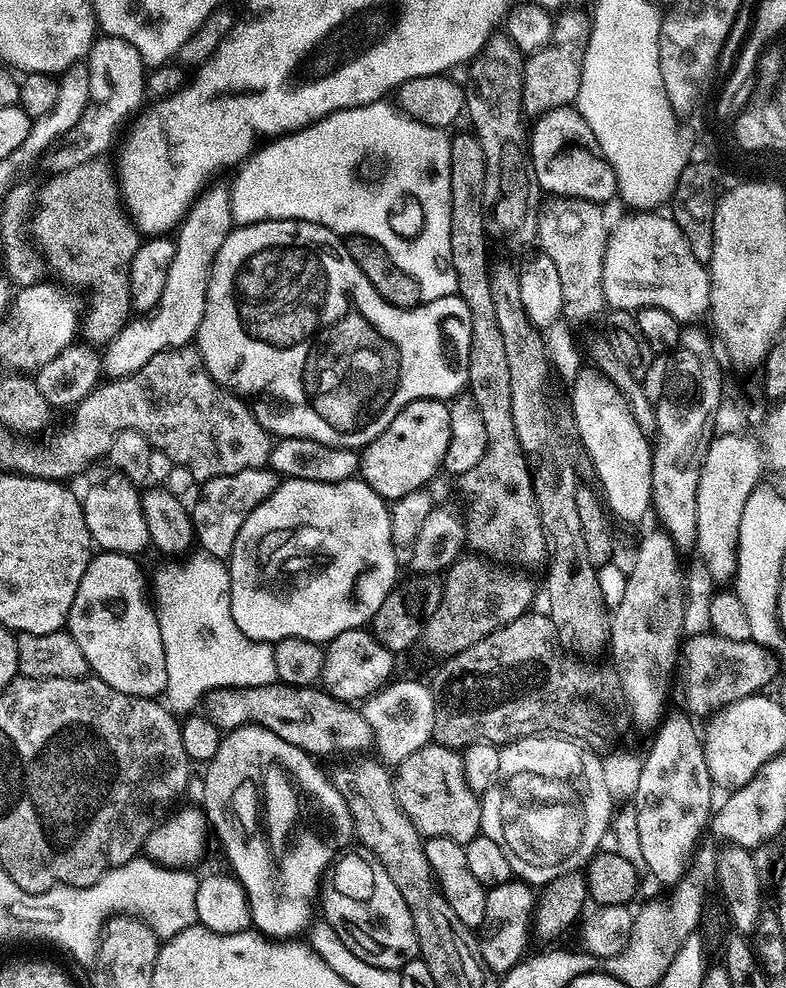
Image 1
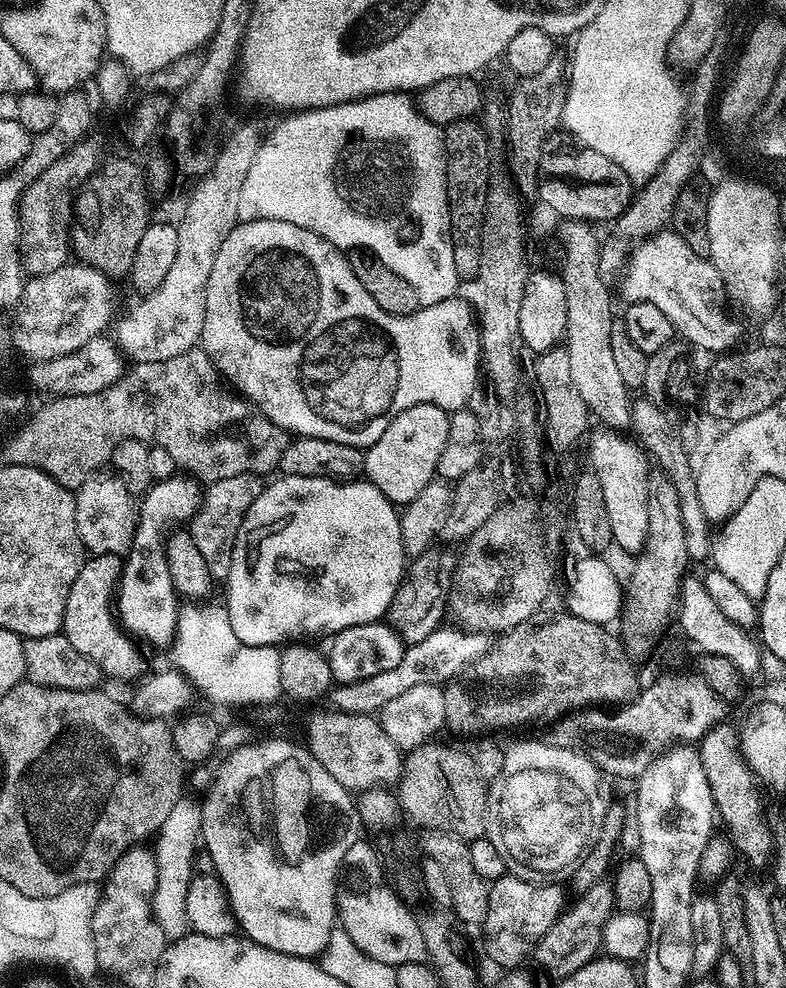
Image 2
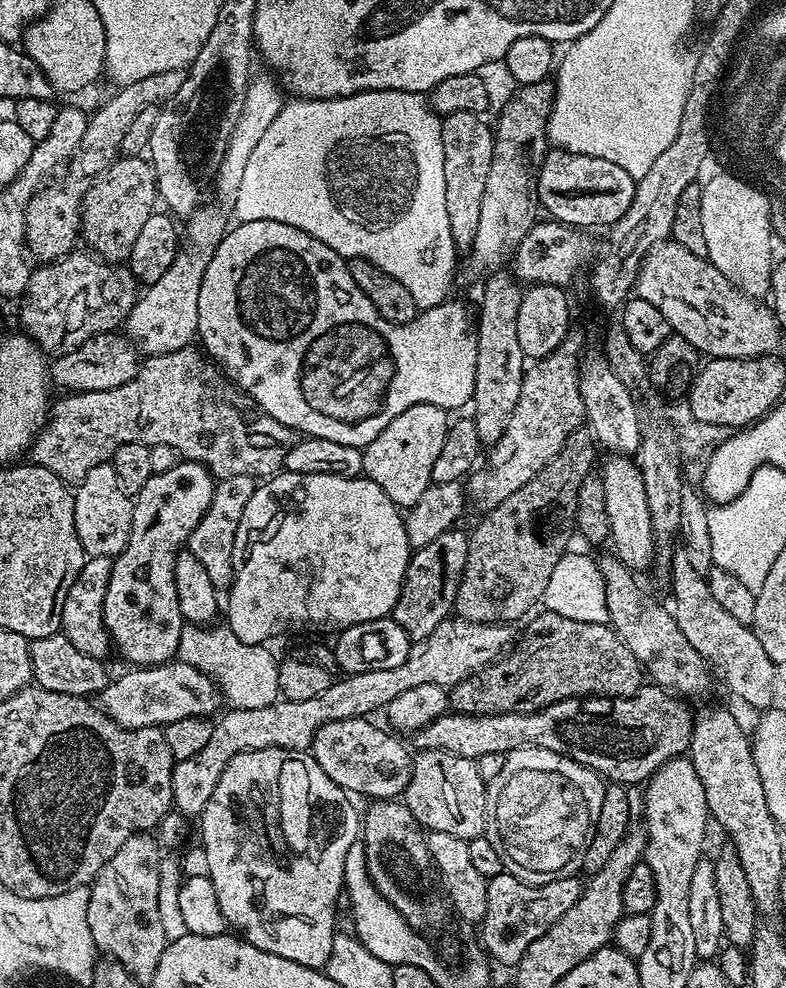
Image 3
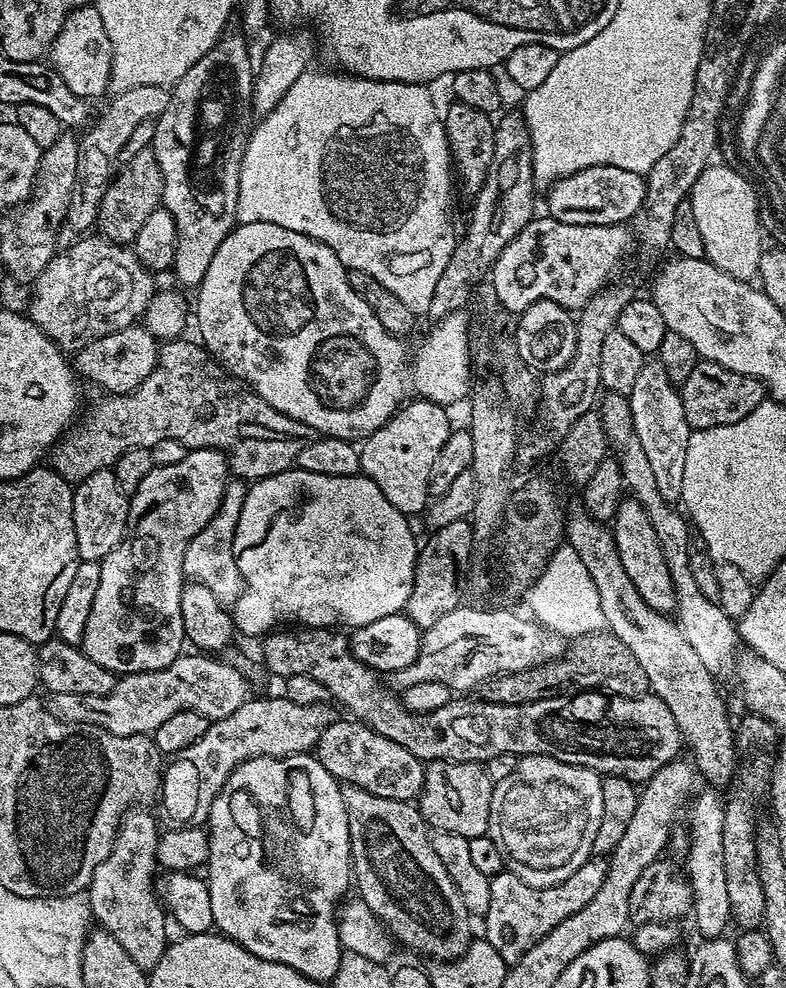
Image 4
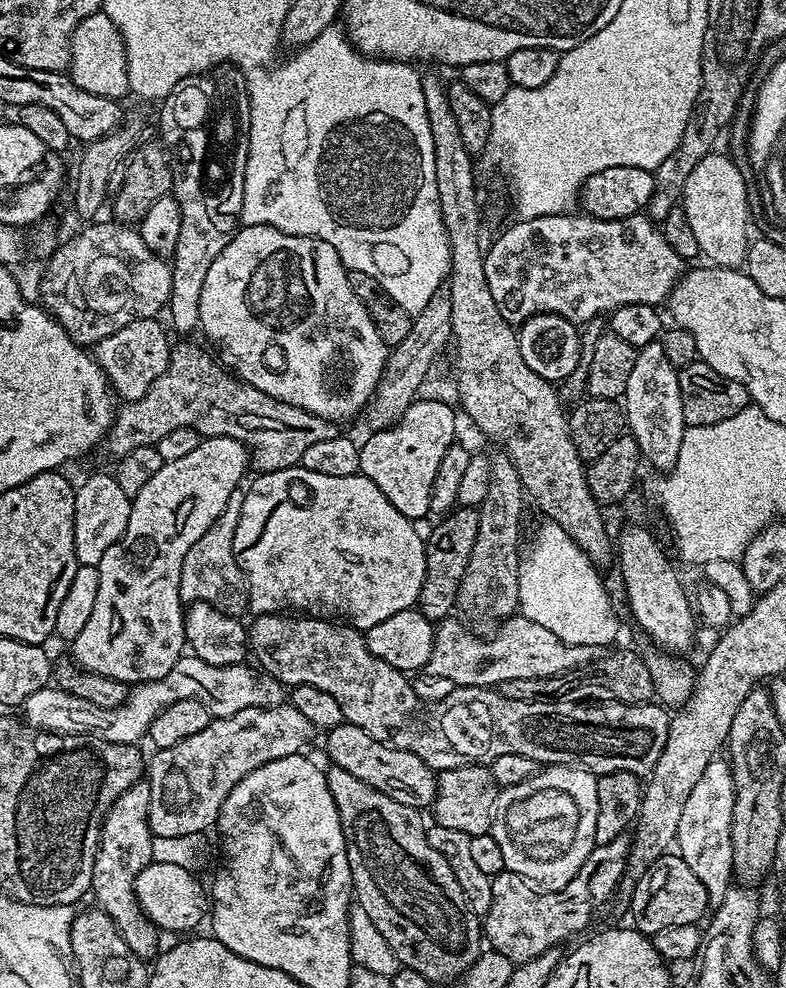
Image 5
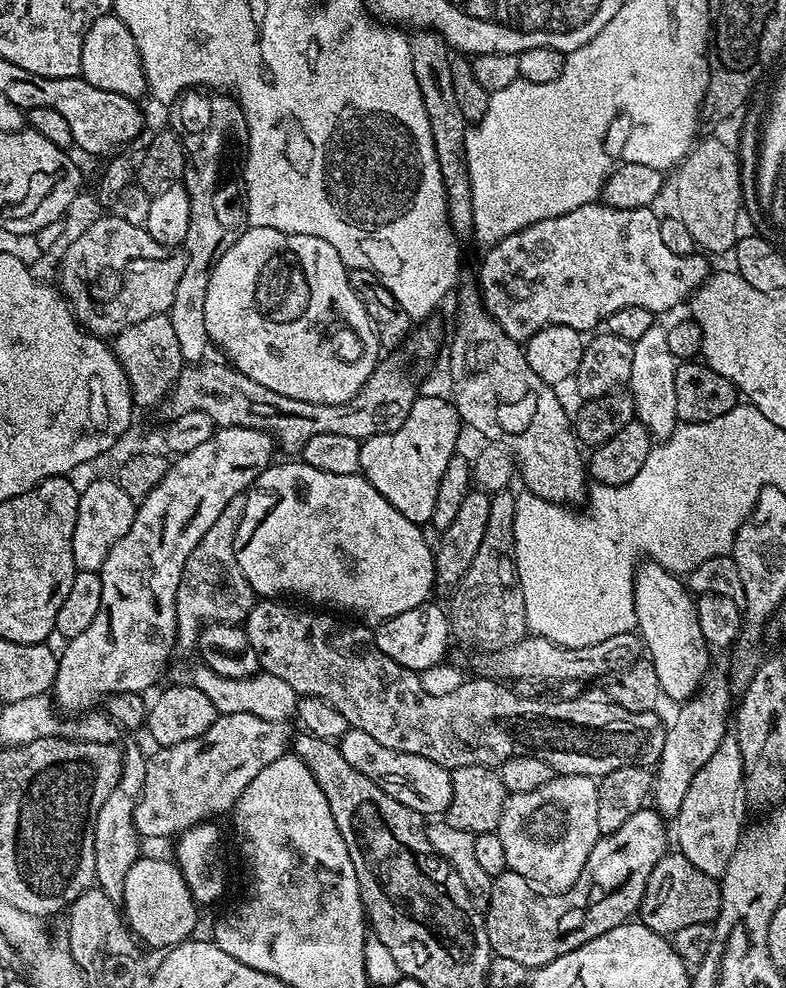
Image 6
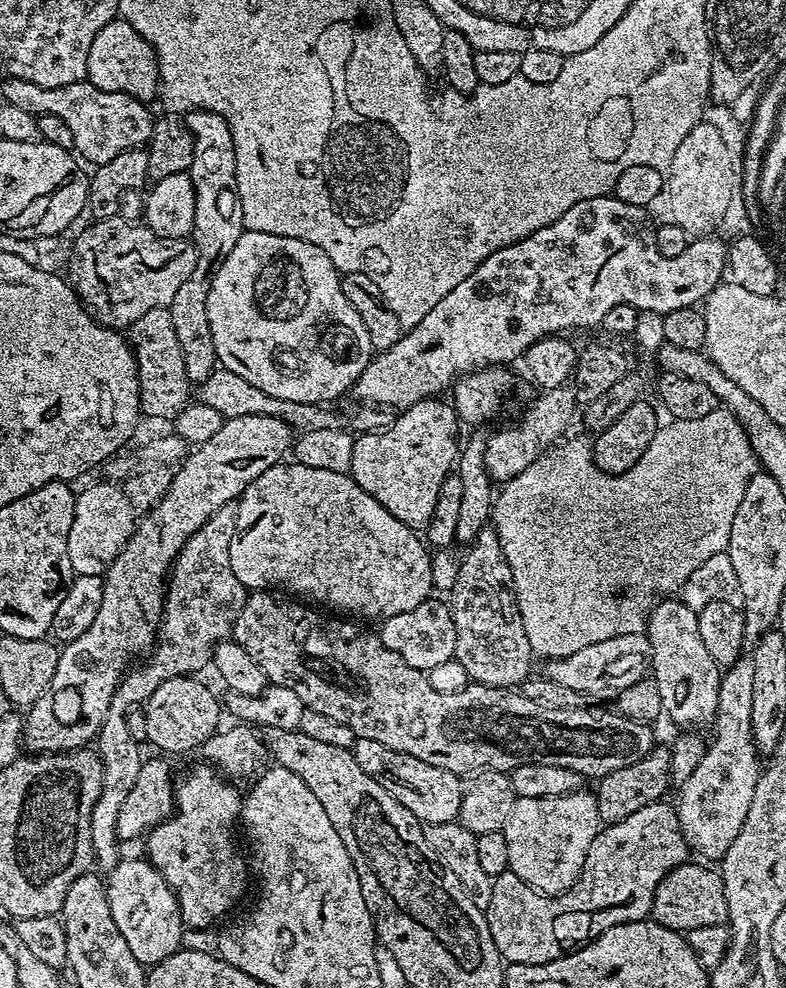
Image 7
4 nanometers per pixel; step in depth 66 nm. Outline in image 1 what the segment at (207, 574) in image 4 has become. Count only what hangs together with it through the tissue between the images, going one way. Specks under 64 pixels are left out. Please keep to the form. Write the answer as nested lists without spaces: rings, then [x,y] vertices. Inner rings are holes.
[[[247,468],[238,470],[238,474],[215,476],[199,485],[200,497],[196,505],[191,505],[192,531],[195,543],[201,553],[213,556],[216,560],[227,561],[232,554],[232,543],[238,538],[238,530],[242,530],[242,522],[250,518],[250,514],[270,494],[274,494],[278,477],[271,468]]]

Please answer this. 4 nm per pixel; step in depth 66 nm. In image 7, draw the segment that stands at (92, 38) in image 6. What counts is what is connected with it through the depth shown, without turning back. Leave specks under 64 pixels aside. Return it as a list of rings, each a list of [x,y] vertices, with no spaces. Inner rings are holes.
[[[117,18],[94,36],[90,44],[90,62],[88,63],[88,83],[98,86],[98,90],[130,94],[130,98],[152,102],[160,91],[160,62],[156,51],[145,42],[142,34],[122,18]]]

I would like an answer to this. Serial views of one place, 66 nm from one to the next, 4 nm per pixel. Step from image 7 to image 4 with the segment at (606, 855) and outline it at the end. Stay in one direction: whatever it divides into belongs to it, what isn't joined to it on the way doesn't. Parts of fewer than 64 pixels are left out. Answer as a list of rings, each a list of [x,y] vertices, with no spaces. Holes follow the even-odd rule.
[[[593,855],[578,870],[574,870],[574,874],[566,878],[566,882],[549,888],[530,886],[507,870],[499,872],[490,879],[490,910],[482,917],[483,939],[494,946],[505,964],[516,964],[518,958],[522,958],[522,954],[526,954],[526,950],[534,946],[534,942],[546,938],[546,934],[550,934],[550,930],[554,930],[558,922],[566,922],[566,918],[578,914],[578,910],[582,910],[582,906],[586,906],[590,898],[598,894],[598,889],[606,879],[607,869],[607,859]]]

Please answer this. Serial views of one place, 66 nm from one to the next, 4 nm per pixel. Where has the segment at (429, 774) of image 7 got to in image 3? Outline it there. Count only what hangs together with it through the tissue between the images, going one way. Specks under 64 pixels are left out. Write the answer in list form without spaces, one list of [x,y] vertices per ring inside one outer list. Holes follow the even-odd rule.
[[[358,716],[326,722],[314,734],[310,755],[333,782],[349,794],[372,796],[368,798],[376,802],[403,797],[412,773],[412,756],[404,749],[399,735],[383,732],[372,722]]]

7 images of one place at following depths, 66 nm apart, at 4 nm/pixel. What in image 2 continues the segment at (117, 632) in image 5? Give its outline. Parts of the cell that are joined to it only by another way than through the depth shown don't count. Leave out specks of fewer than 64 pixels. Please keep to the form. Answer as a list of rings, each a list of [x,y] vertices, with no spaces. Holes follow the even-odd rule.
[[[175,474],[168,480],[155,481],[139,501],[134,542],[122,560],[118,595],[114,600],[119,623],[133,637],[141,636],[160,648],[167,649],[176,636],[178,611],[178,593],[172,584],[170,566],[164,553],[166,533],[191,520],[200,509],[201,495],[201,485],[187,474]]]

